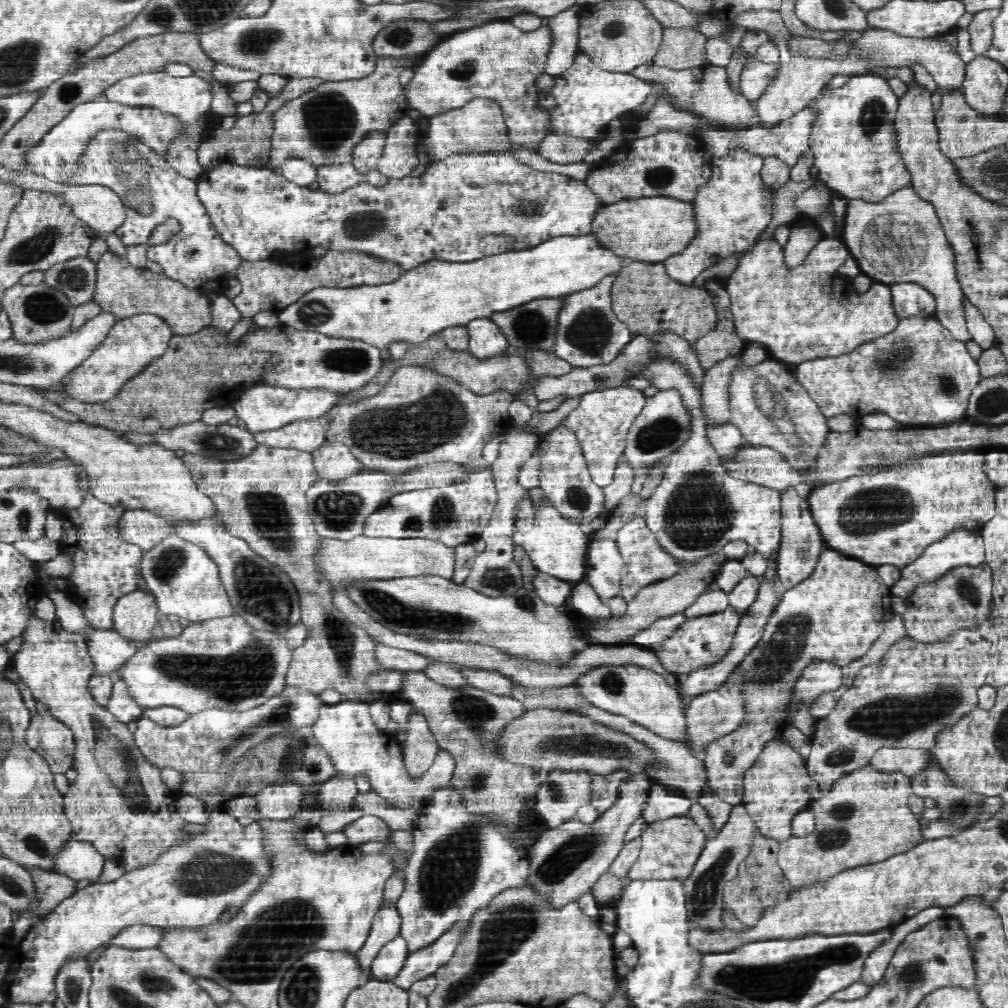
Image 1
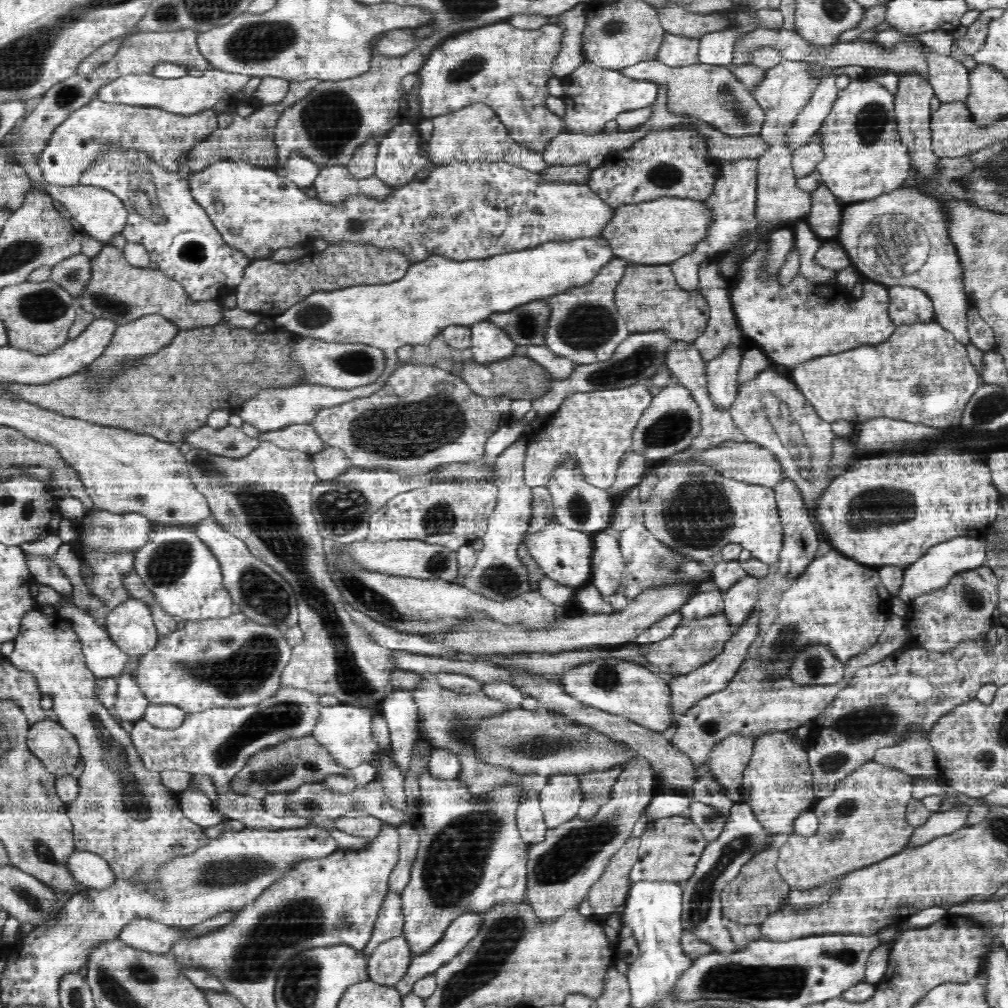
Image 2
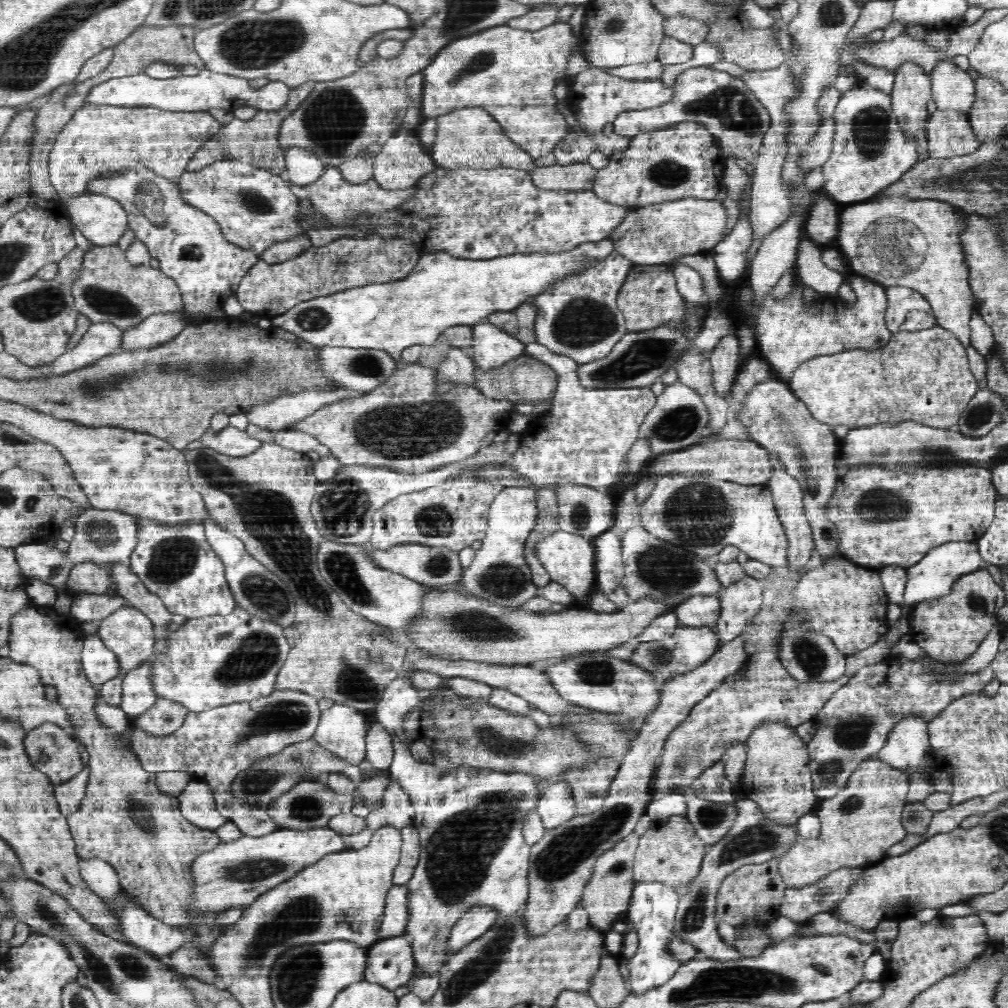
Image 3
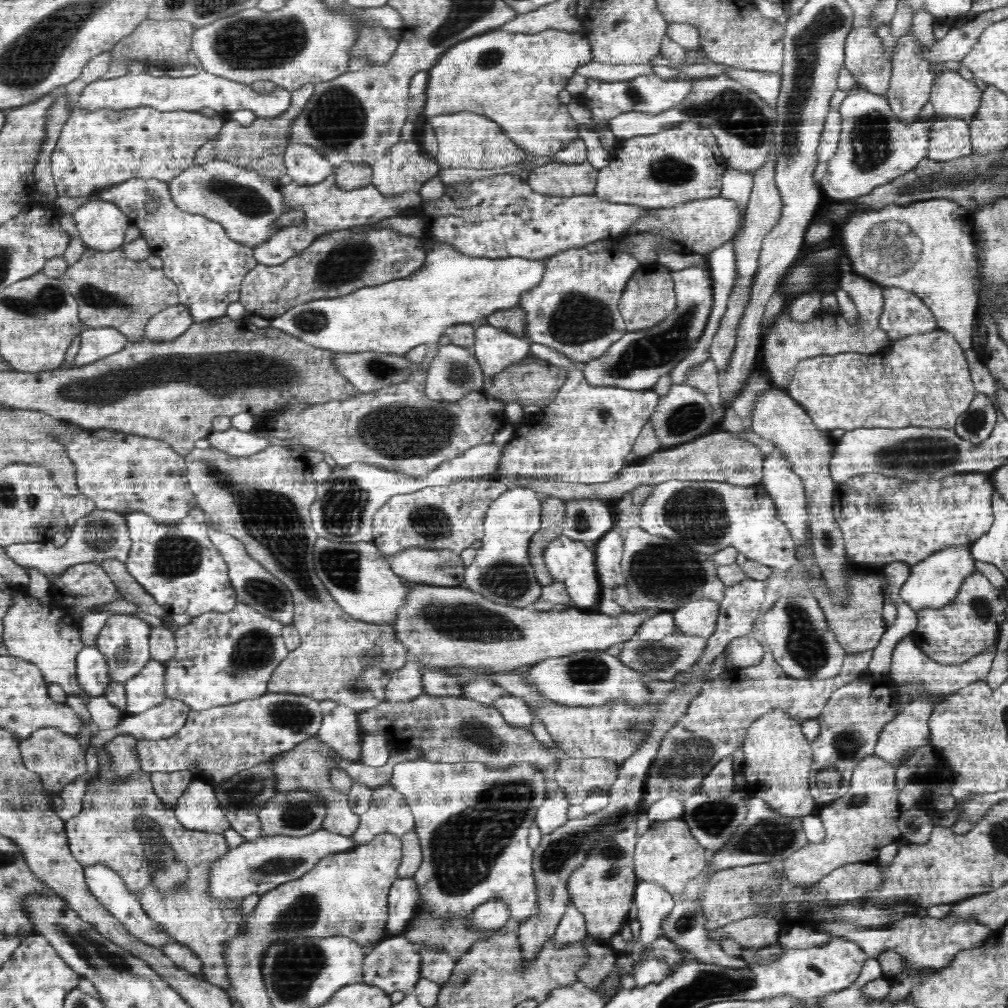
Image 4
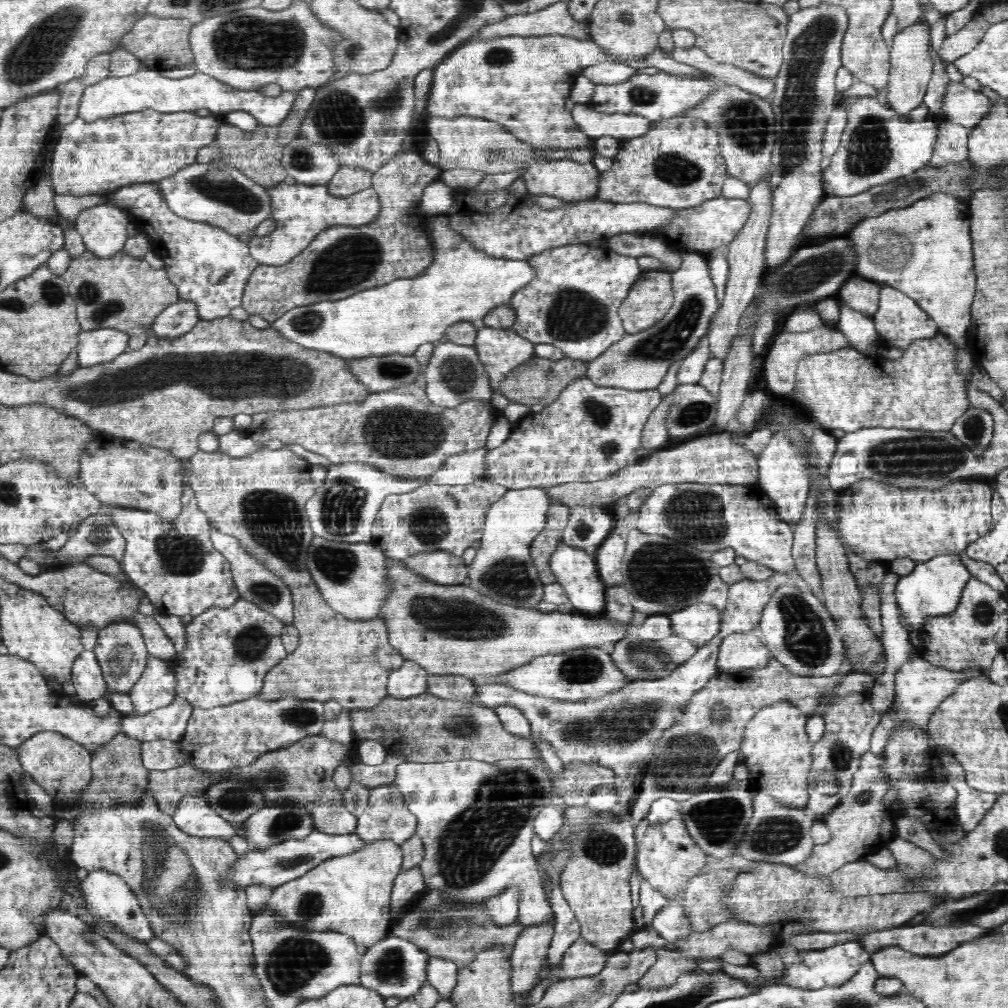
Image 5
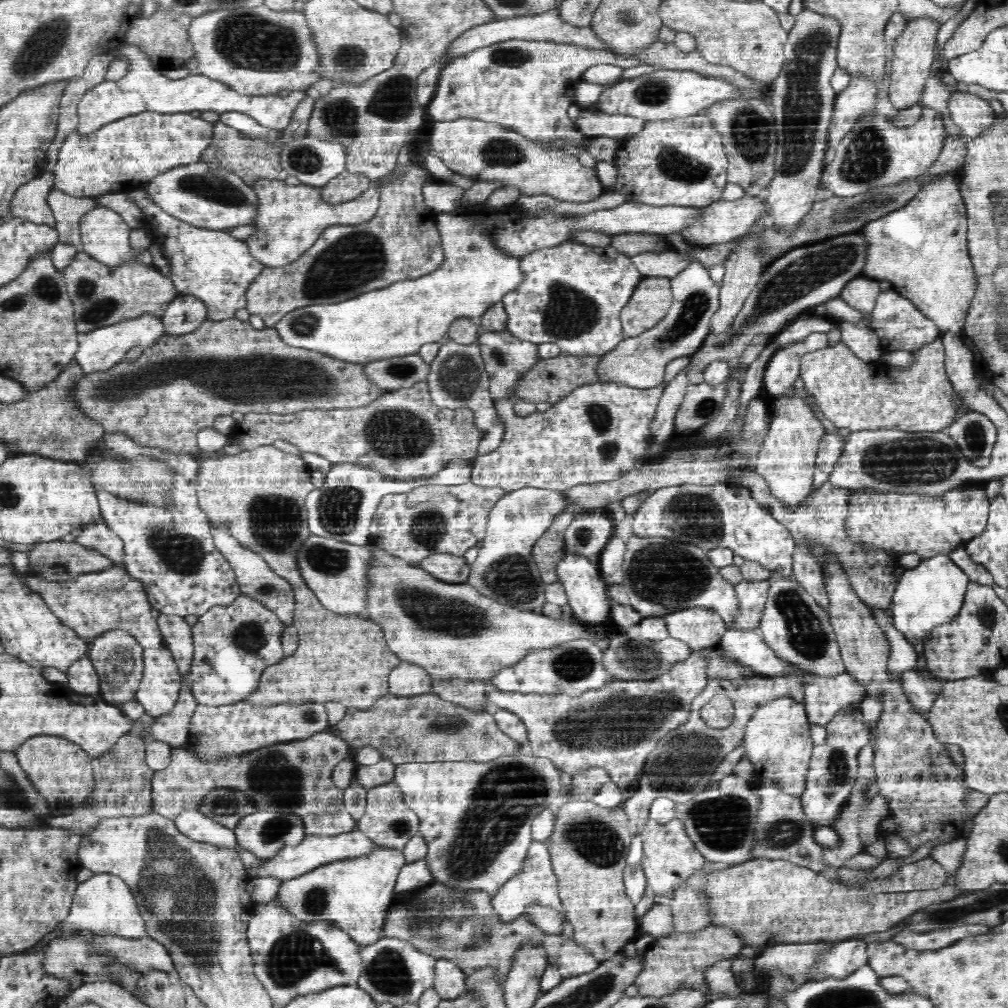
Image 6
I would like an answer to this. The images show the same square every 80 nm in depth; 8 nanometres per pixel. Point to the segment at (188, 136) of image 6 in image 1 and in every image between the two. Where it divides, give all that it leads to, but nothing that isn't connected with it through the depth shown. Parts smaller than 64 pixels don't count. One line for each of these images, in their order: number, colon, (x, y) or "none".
1: (55, 157)
2: (164, 136)
3: (99, 138)
4: (96, 149)
5: (91, 157)

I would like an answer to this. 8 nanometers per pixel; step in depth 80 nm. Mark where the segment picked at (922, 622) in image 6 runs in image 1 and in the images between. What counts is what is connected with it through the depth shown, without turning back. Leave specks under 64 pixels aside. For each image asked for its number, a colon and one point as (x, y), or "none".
1: (962, 546)
2: (930, 572)
3: (933, 576)
4: (934, 582)
5: (934, 587)

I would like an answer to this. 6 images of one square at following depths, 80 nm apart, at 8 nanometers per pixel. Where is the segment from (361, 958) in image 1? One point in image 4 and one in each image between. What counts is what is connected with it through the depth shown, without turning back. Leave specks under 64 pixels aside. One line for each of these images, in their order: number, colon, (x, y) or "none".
2: (389, 924)
3: (394, 924)
4: (402, 896)

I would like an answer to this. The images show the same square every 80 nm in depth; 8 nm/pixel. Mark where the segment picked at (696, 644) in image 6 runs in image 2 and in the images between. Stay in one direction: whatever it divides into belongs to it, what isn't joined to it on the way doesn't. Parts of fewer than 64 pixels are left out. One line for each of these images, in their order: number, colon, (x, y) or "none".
2: (707, 602)
3: (697, 611)
4: (698, 618)
5: (699, 623)

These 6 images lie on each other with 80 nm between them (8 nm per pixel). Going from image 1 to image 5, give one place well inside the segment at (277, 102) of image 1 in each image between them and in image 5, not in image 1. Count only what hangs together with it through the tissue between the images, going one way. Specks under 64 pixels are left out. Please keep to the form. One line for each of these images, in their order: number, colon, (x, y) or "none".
2: (251, 139)
3: (255, 141)
4: (261, 146)
5: (258, 153)

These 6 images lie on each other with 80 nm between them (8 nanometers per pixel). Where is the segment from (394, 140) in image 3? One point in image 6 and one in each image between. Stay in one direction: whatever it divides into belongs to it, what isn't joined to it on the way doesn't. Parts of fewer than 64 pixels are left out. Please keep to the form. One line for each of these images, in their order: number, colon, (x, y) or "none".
4: (404, 168)
5: (341, 261)
6: (346, 261)

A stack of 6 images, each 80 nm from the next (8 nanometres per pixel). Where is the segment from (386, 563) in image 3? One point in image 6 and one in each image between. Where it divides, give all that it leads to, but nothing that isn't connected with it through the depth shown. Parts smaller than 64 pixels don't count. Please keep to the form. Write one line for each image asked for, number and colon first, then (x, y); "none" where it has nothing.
4: (436, 567)
5: (438, 566)
6: (446, 567)

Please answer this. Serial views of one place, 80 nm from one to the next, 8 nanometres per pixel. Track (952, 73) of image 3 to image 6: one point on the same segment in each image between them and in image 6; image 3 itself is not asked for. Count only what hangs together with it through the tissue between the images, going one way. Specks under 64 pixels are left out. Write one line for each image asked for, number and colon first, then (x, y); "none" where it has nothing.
4: (952, 95)
5: (965, 106)
6: (973, 115)

